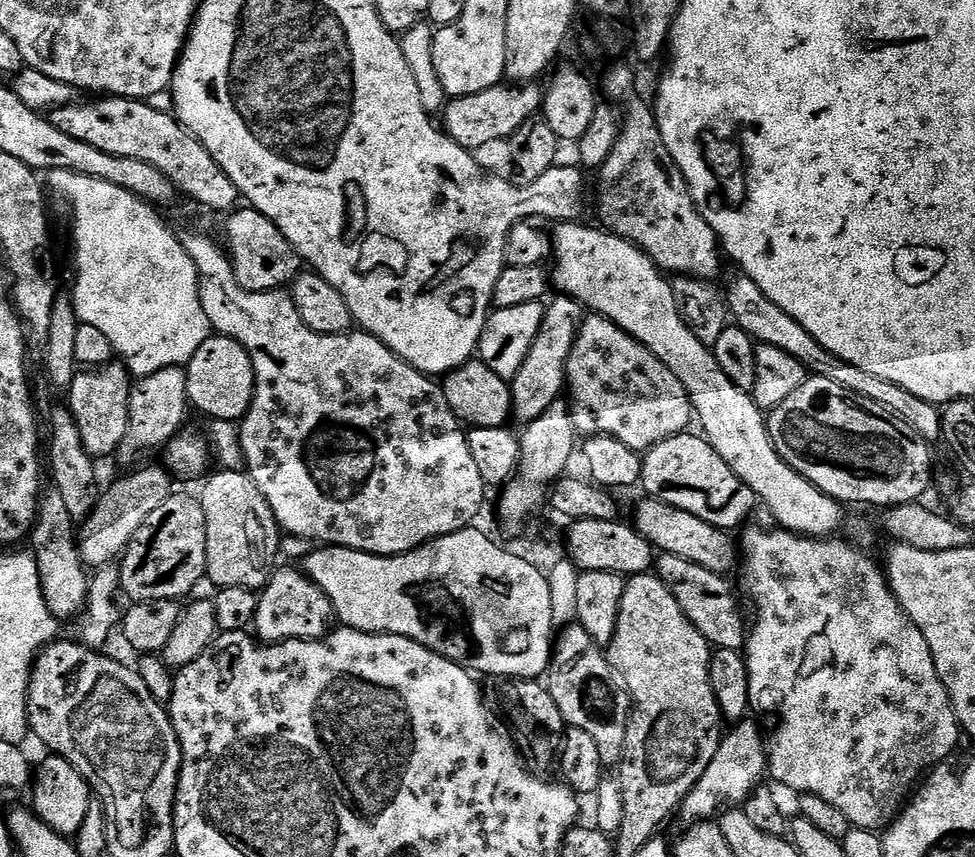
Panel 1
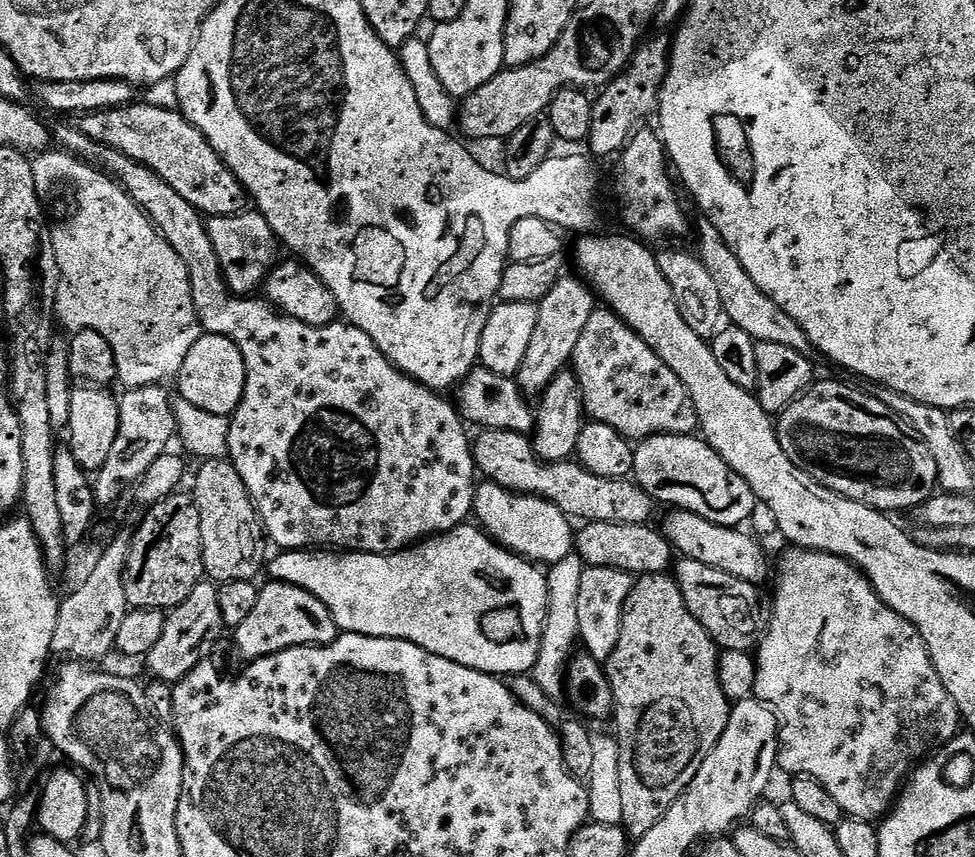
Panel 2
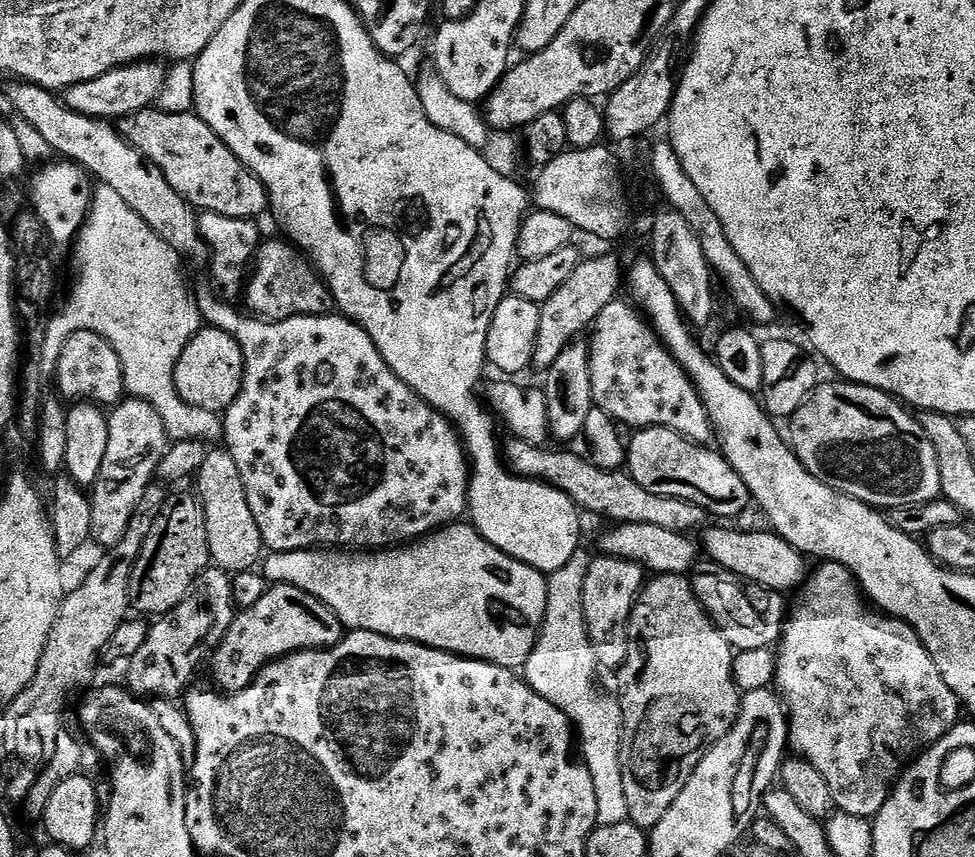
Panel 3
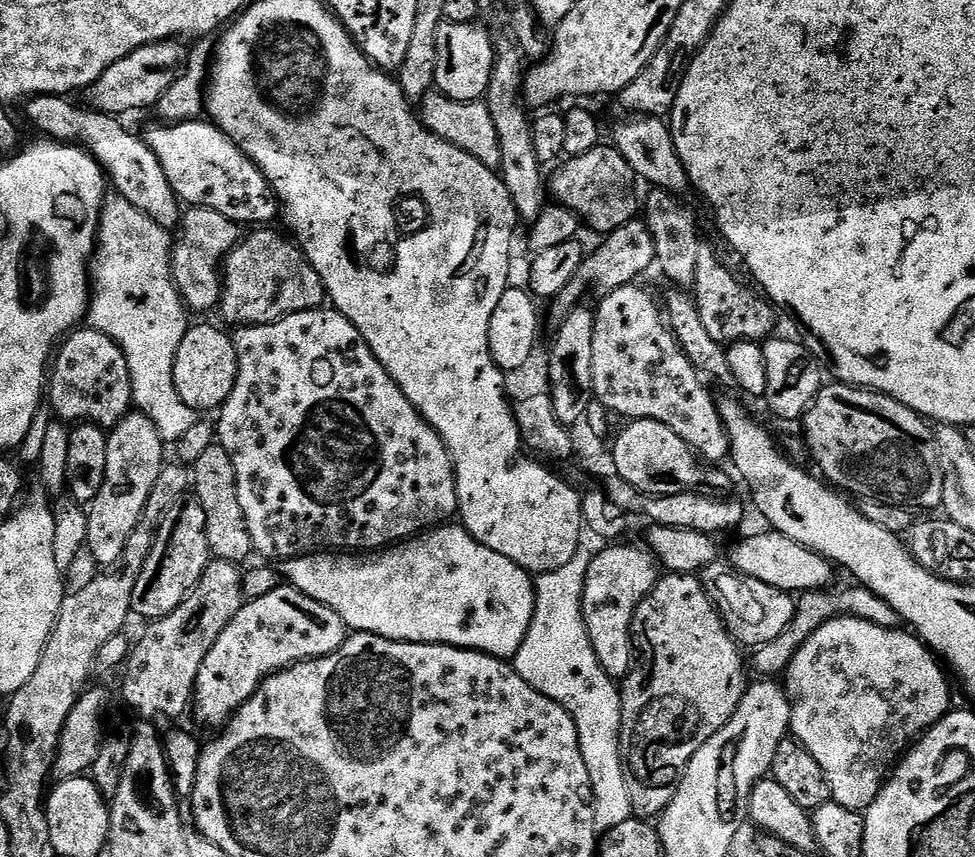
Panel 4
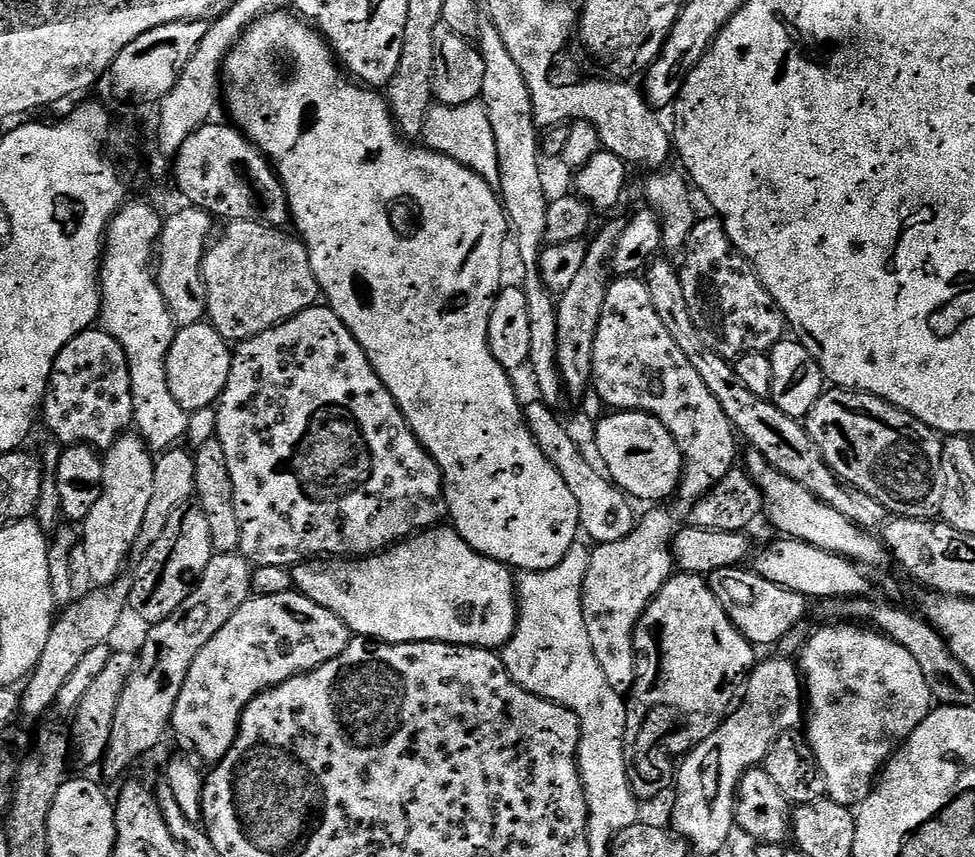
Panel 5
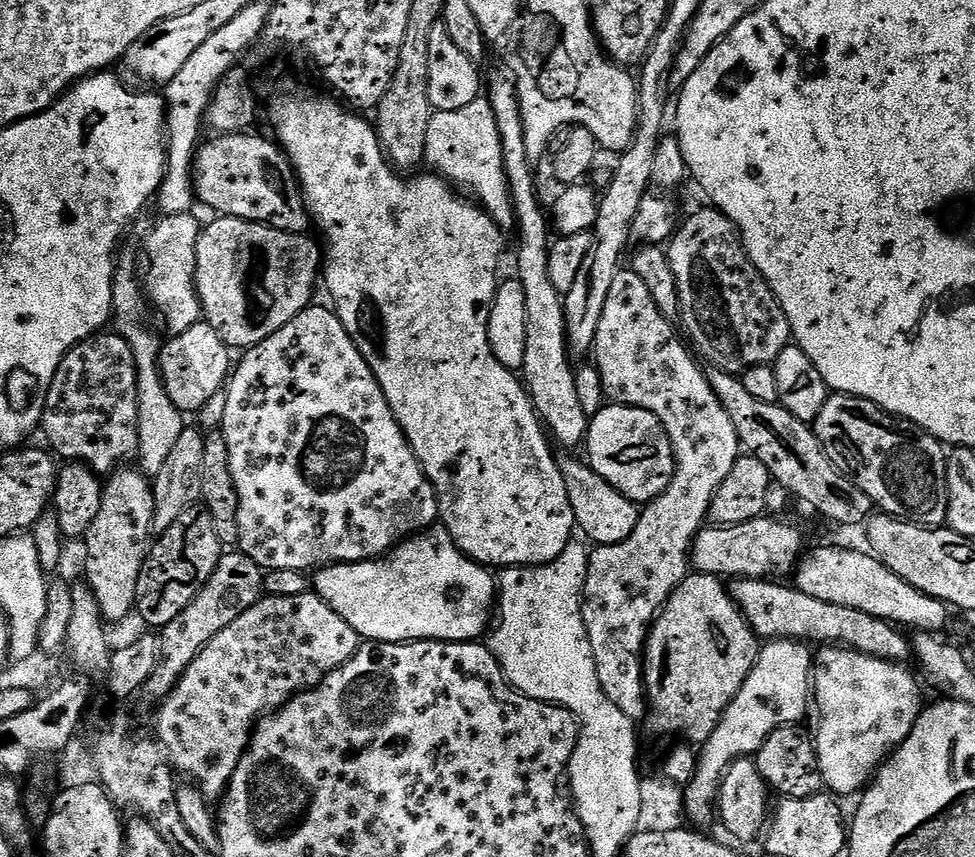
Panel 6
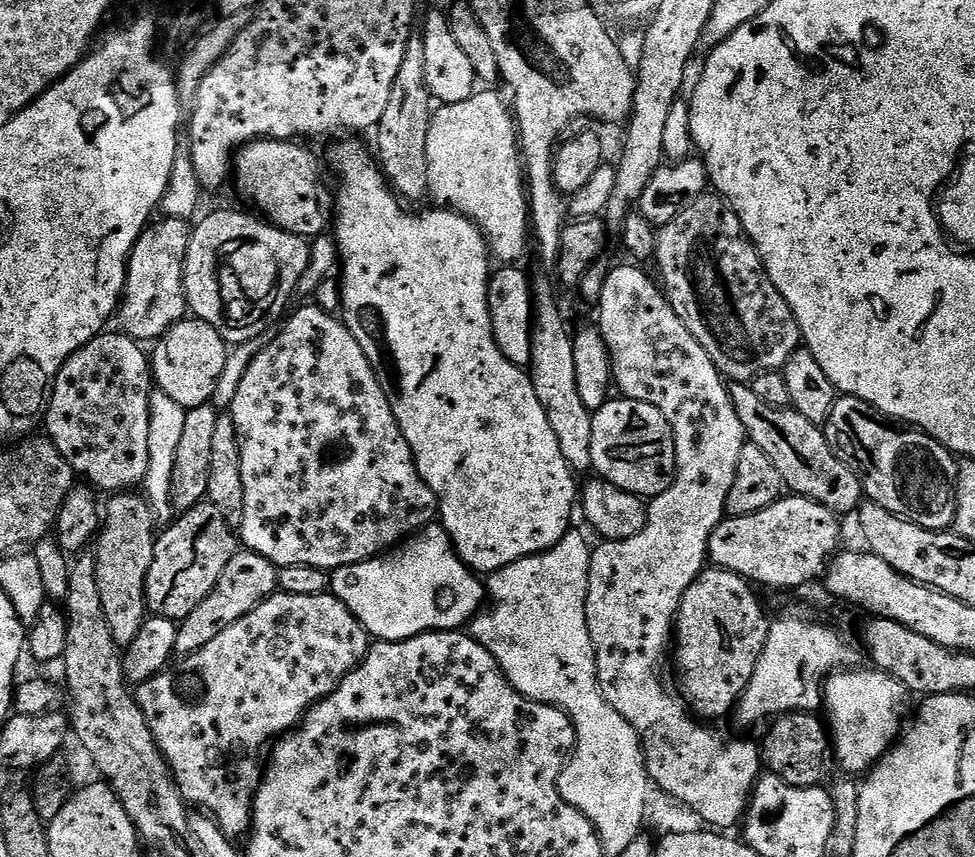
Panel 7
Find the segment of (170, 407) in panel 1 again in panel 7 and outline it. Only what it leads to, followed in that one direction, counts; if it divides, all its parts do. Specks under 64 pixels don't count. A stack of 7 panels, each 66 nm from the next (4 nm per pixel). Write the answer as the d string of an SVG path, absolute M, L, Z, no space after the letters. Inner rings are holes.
M116 494L102 512L102 527L95 541L96 567L94 573L97 576L98 591L102 598L102 610L105 611L106 622L112 631L112 636L117 645L127 646L138 634L138 630L144 625L146 619L146 605L144 603L144 587L150 570L150 562L154 554L154 532L152 536L152 508L149 501L143 495Z

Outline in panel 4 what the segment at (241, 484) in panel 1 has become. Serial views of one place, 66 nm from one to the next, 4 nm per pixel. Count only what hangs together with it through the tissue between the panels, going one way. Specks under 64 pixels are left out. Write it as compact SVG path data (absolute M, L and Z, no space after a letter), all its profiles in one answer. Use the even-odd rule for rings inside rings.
M214 443L210 450L202 453L196 464L191 465L190 476L194 481L194 496L200 501L206 514L206 538L209 553L217 560L229 560L239 565L240 560L253 555L250 530L246 526L246 518L242 514L242 506L238 506L238 486L234 474L234 462L230 454L219 444Z

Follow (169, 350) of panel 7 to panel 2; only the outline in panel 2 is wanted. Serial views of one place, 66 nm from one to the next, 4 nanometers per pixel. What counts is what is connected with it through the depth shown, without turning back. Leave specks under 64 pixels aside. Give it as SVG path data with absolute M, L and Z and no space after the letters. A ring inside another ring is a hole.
M201 334L190 354L186 354L186 362L182 362L179 384L179 399L190 402L190 406L198 406L198 410L206 410L206 414L231 417L238 410L238 402L242 402L246 390L246 362L242 350L225 336Z

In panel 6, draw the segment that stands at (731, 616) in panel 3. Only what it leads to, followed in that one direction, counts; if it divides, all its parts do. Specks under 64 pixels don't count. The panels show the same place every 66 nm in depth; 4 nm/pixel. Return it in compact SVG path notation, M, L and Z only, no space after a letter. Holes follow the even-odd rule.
M736 578L731 581L730 591L732 601L740 607L741 614L748 619L748 625L756 631L757 637L803 638L808 642L824 640L820 642L852 648L855 652L864 652L867 656L877 656L883 660L908 662L908 659L913 659L909 637L904 637L905 633L897 625L870 614L862 614L862 610L818 602L818 598L800 588L787 588L784 582L772 578Z

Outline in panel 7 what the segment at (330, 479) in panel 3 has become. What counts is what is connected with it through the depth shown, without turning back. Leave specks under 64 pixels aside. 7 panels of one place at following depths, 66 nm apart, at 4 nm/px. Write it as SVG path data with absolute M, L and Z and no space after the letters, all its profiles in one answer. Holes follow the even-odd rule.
M300 308L294 312L283 321L282 327L275 333L277 336L273 340L269 339L264 349L252 359L246 374L242 374L242 382L238 382L238 394L234 394L230 409L236 427L236 439L240 444L240 474L244 487L244 510L238 521L238 536L247 551L266 558L277 569L306 566L335 570L342 566L361 564L375 556L383 556L405 538L429 527L437 515L438 505L436 496L416 471L412 451L396 425L388 395L380 384L380 377L372 369L372 363L362 346L358 346L354 334L350 334L347 324L337 317L336 321L334 317L327 316L320 308Z

